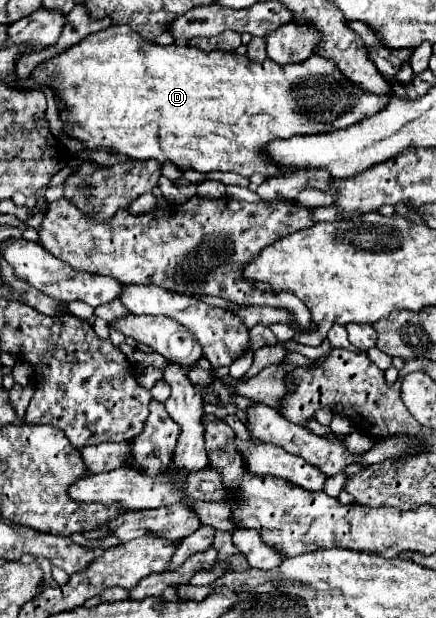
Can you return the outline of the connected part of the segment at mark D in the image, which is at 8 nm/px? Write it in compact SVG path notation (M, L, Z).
M125 25L111 26L85 37L79 45L71 47L69 51L63 51L61 55L55 55L47 63L41 63L33 71L31 77L37 79L41 85L51 85L57 91L59 99L63 101L63 111L59 113L59 119L63 121L65 131L69 135L73 135L75 139L83 141L89 149L103 149L103 147L107 147L107 149L115 149L119 153L125 153L125 155L129 155L133 159L155 159L161 165L171 161L173 165L177 165L183 171L201 167L201 169L195 169L195 171L201 171L201 173L233 171L233 173L239 173L243 177L251 177L253 173L261 173L265 177L273 177L273 175L281 173L281 167L273 165L271 159L265 157L267 143L271 143L273 139L287 139L287 137L293 137L293 135L317 135L317 133L331 133L331 131L337 131L337 129L347 129L347 127L355 125L357 121L363 121L363 119L383 111L389 105L389 99L391 99L389 95L379 95L377 97L375 93L363 91L353 81L349 81L345 75L341 75L341 71L337 69L337 65L333 61L323 59L319 55L311 55L305 63L293 63L289 67L281 67L279 63L273 63L271 59L265 59L263 63L253 63L253 61L249 61L249 57L237 55L237 53L221 53L221 51L205 53L205 51L189 47L189 45L183 45L183 47L179 47L179 45L161 47L161 45L149 43L147 39L143 39L139 33L131 31Z

